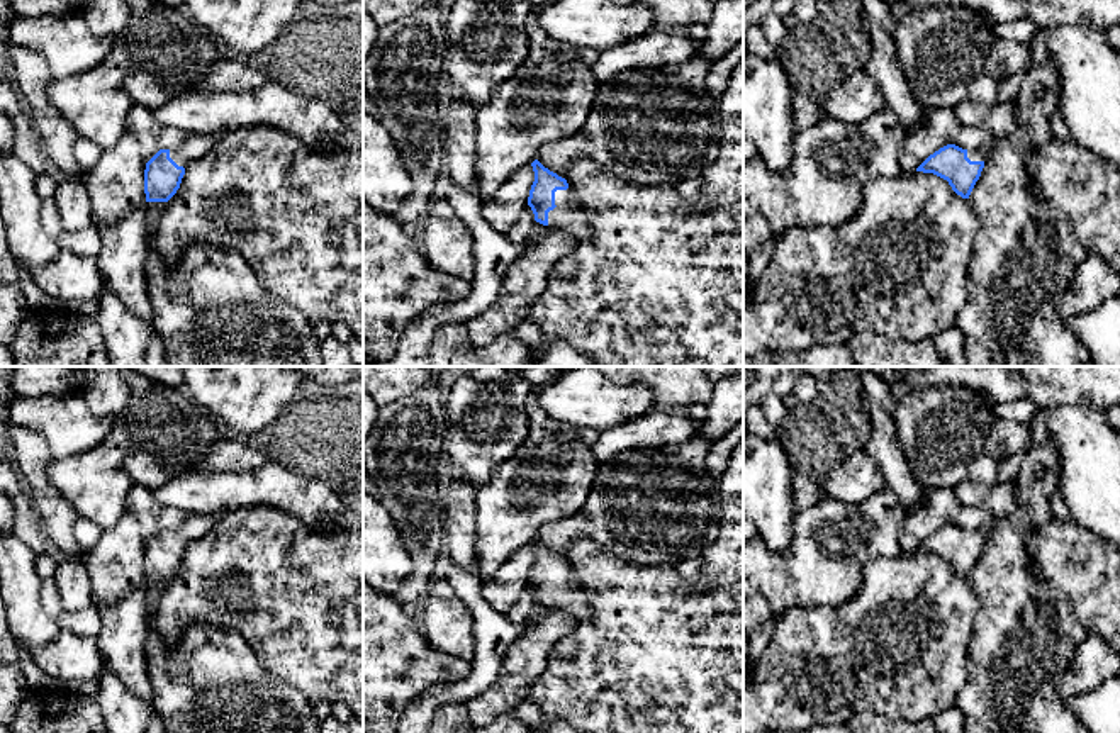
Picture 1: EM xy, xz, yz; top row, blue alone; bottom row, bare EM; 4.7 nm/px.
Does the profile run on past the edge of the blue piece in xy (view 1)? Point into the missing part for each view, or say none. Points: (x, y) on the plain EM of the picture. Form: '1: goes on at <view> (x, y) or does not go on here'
1: goes on at xy (197, 526)

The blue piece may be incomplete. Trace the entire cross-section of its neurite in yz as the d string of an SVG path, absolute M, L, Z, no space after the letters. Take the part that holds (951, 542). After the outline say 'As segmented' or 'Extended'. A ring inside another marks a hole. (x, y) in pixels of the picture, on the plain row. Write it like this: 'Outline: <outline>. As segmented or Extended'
Outline: M947 524L930 534L916 551L933 553L947 560L957 575L969 579L984 548L984 540L983 531Z. Extended

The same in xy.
Outline: M226 512L192 514L175 529L160 529L146 543L146 582L168 582L180 568L187 545L212 533L226 516Z. Extended

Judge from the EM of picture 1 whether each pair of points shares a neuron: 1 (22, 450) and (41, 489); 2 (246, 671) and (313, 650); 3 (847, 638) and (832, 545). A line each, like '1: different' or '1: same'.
1: same
2: different
3: different

